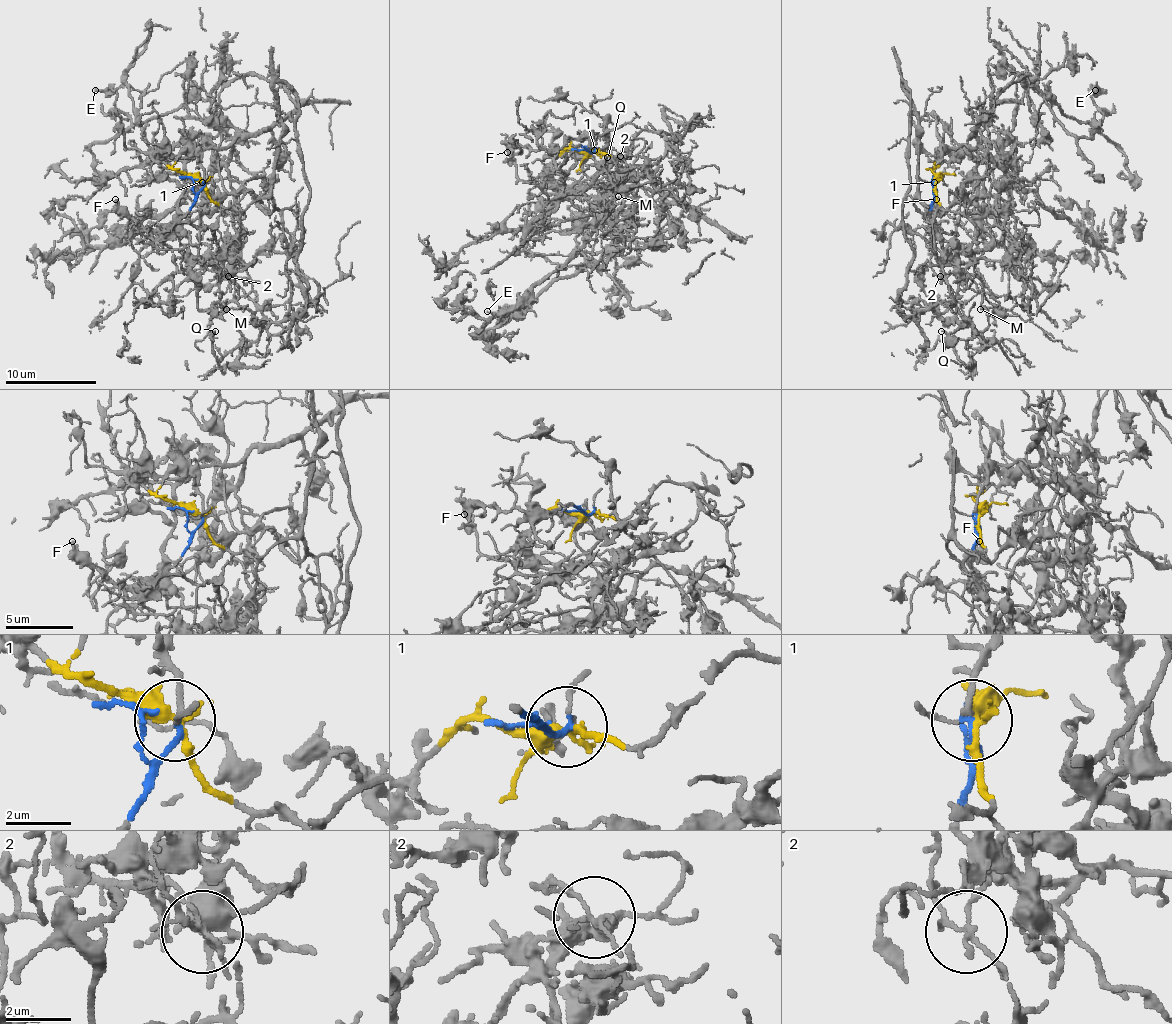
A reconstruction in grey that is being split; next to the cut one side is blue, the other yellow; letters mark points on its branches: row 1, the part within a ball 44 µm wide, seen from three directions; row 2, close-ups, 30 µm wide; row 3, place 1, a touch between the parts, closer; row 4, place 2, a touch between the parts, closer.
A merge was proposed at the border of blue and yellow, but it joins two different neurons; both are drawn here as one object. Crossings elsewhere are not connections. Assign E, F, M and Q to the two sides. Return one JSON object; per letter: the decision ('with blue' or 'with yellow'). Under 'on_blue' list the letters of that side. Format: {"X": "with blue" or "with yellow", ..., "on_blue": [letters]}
{"E": "with blue", "F": "with blue", "M": "with yellow", "Q": "with yellow", "on_blue": ["E", "F"]}

